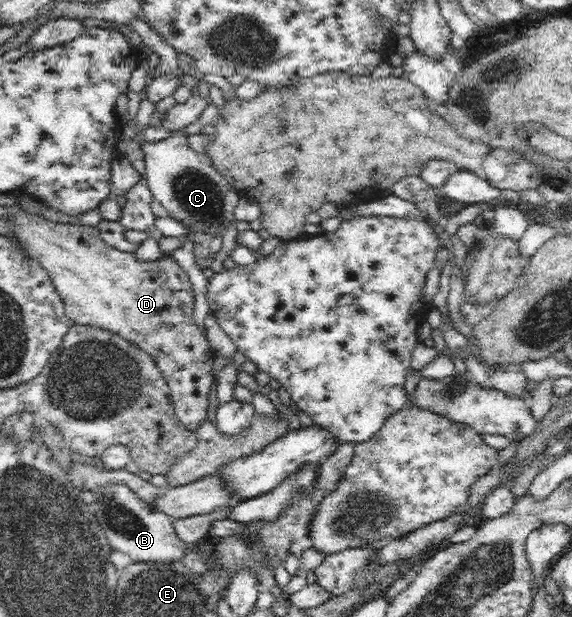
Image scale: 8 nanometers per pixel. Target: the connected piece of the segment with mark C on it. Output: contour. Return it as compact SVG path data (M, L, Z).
M174 132L169 138L152 143L144 141L141 134L137 138L145 155L143 177L149 190L166 208L169 217L181 223L187 234L204 234L213 239L218 235L223 236L234 222L237 222L235 209L243 195L238 193L200 153L188 147L187 136Z

